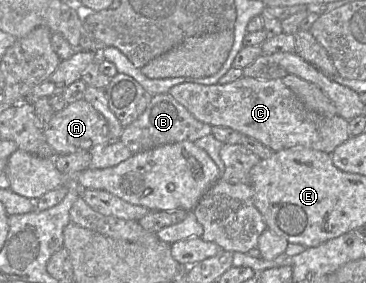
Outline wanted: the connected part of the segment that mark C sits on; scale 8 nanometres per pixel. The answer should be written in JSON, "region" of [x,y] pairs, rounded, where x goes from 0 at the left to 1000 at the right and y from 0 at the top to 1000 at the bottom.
{"region":[[[661,269],[617,297],[495,293],[459,329],[544,428],[577,445],[628,449],[705,495],[746,537],[836,519],[904,544],[956,484],[948,424],[926,406],[888,410],[842,385],[765,276]]]}

